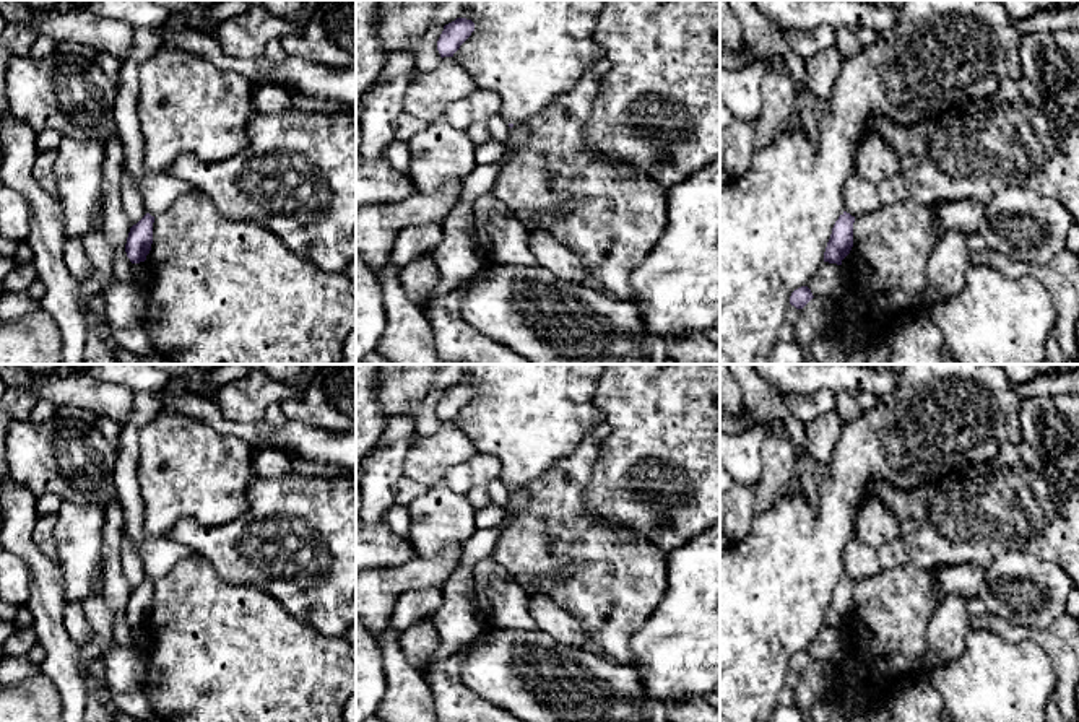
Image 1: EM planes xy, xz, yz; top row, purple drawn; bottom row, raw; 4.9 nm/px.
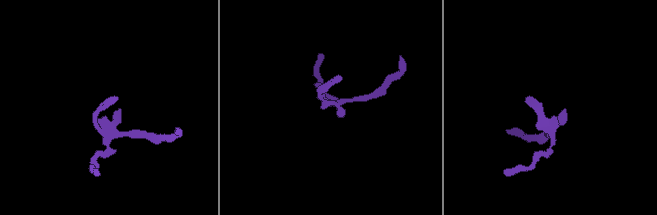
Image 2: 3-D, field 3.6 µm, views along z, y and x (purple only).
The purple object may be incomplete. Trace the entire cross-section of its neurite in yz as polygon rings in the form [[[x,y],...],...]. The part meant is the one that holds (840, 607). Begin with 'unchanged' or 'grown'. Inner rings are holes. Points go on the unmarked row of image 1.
unchanged; [[[847,576],[838,581],[824,616],[824,626],[842,629],[853,611],[853,587],[855,581]]]

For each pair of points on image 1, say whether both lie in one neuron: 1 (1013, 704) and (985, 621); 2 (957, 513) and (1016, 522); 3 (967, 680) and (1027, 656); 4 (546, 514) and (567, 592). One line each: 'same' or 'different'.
1: different
2: same
3: same
4: same

